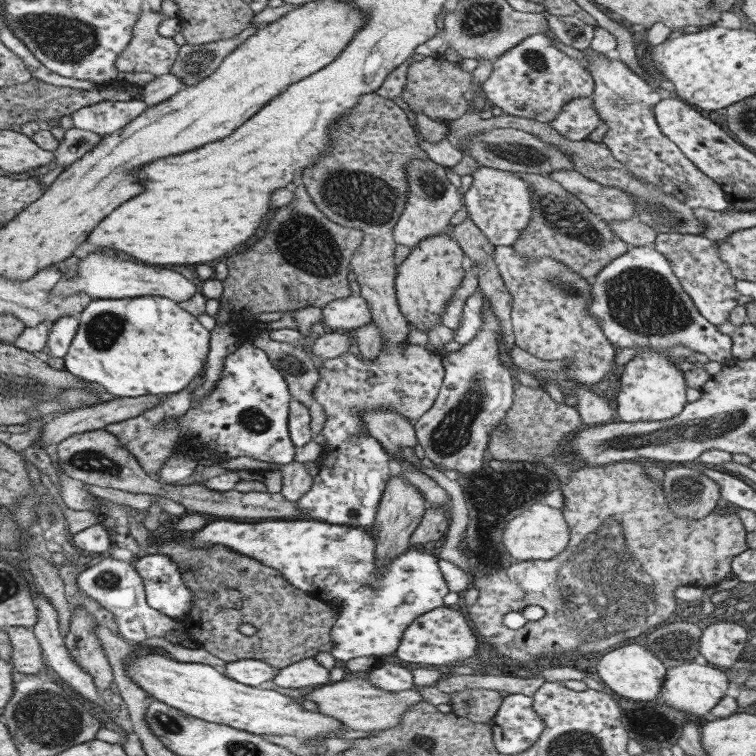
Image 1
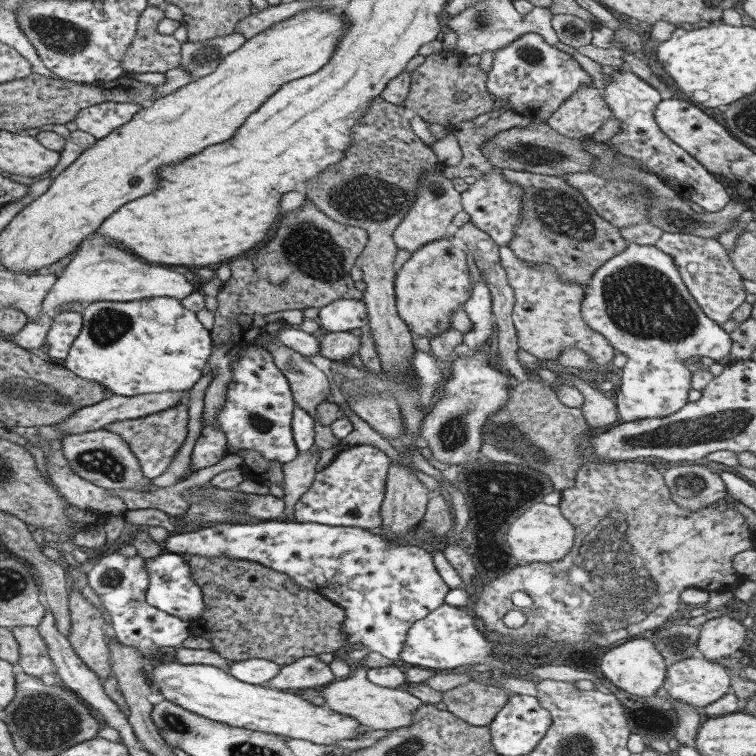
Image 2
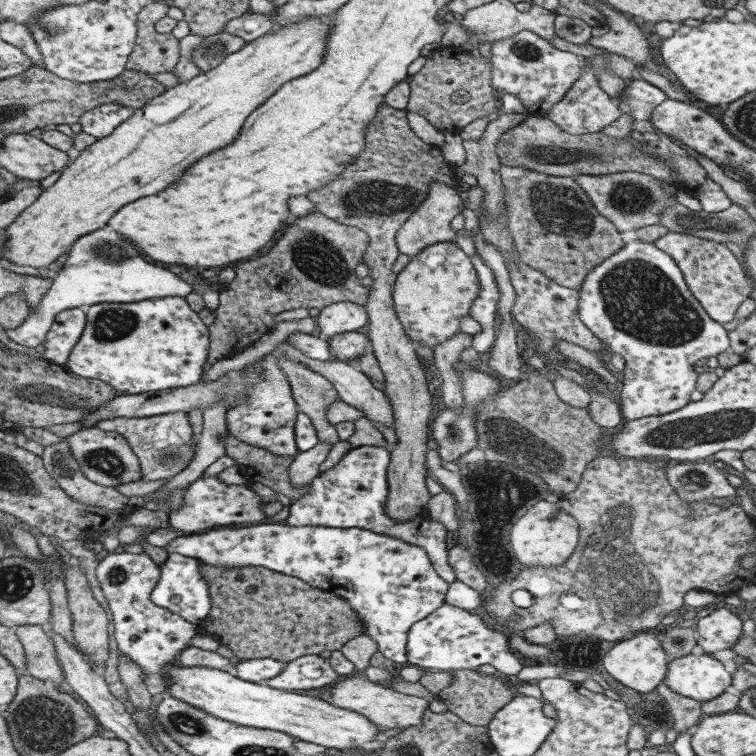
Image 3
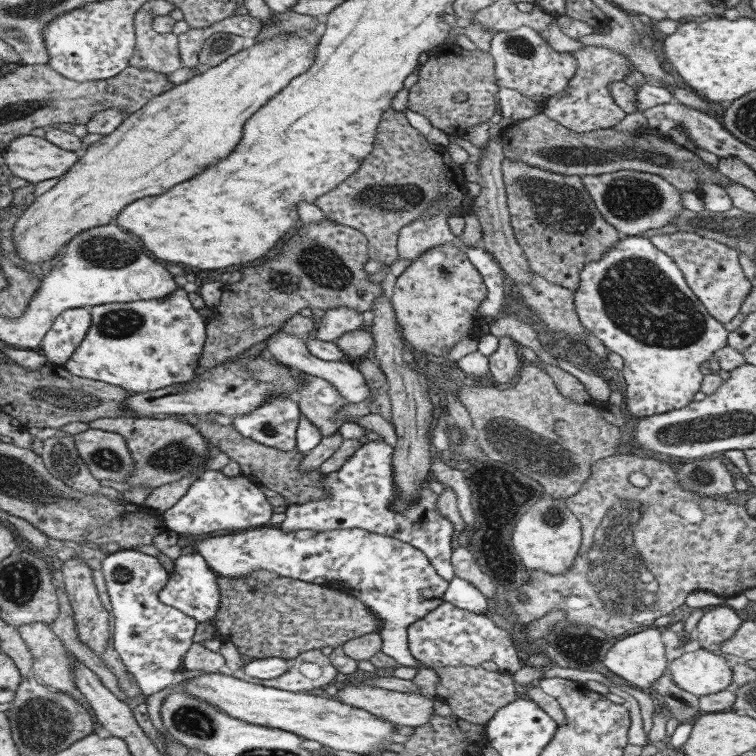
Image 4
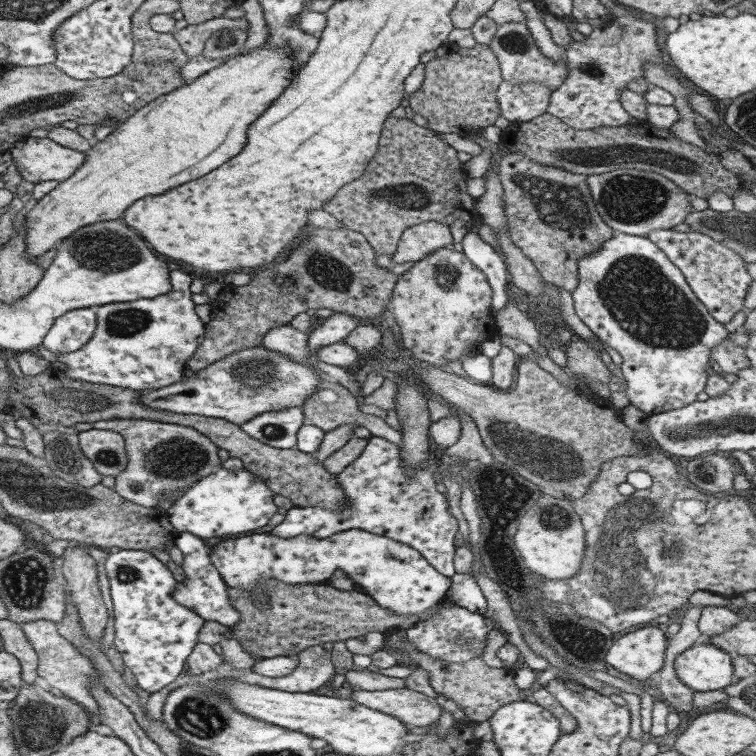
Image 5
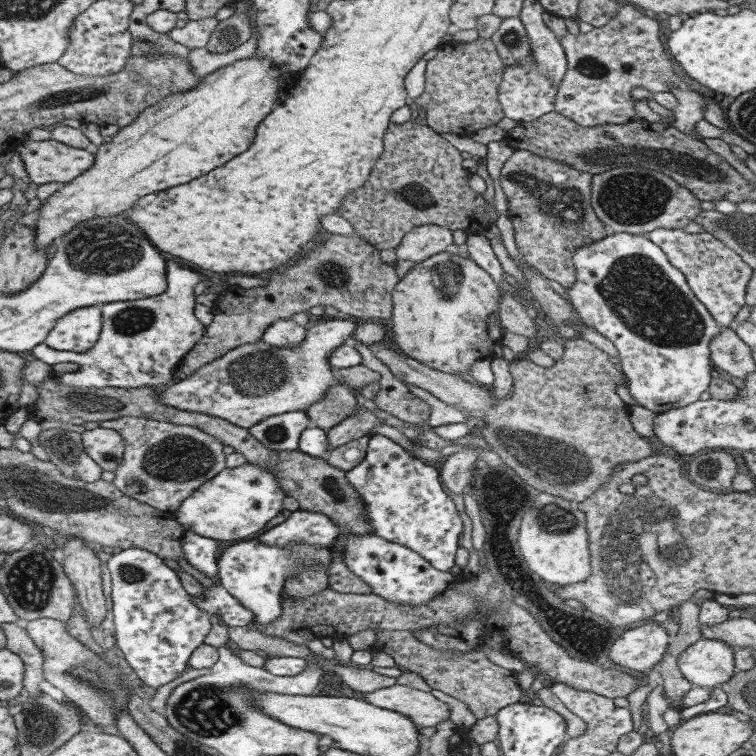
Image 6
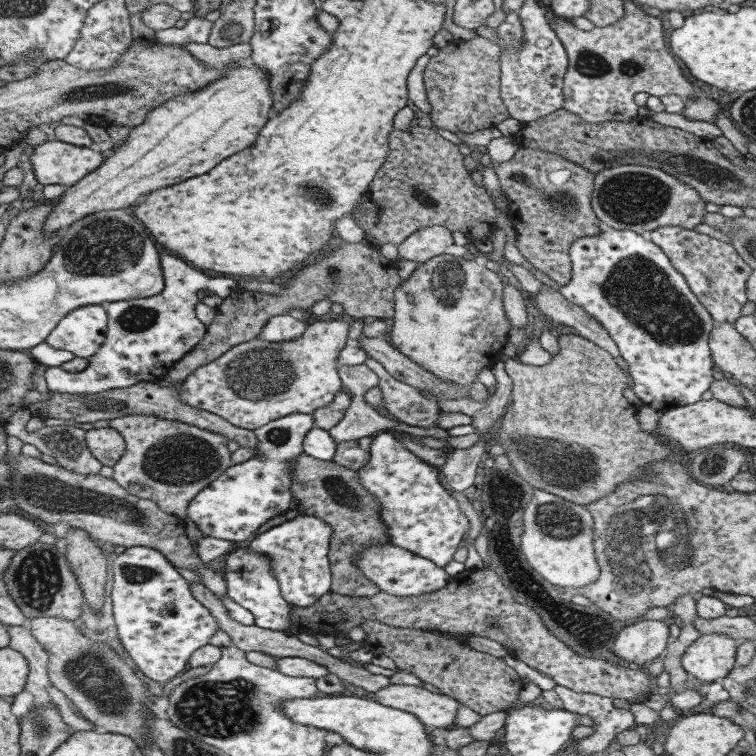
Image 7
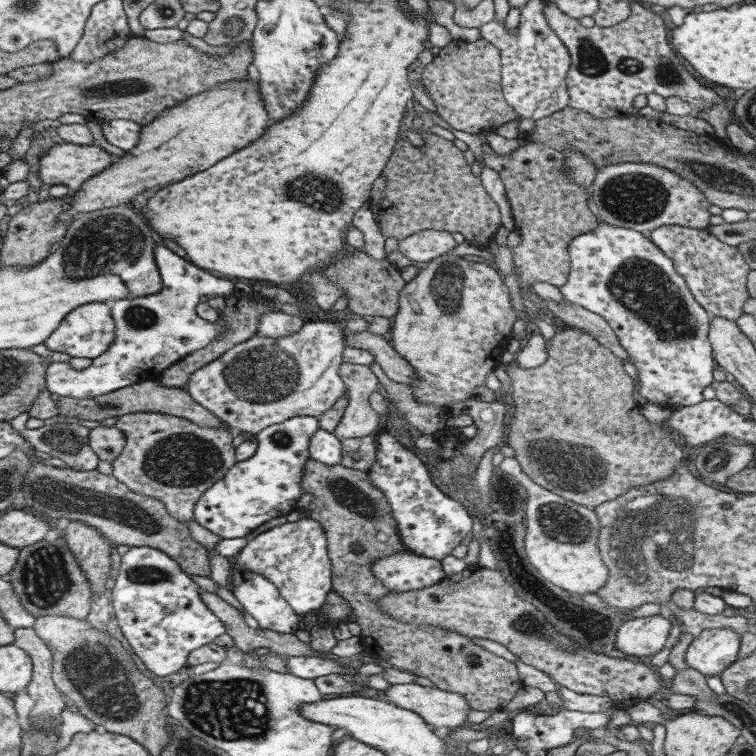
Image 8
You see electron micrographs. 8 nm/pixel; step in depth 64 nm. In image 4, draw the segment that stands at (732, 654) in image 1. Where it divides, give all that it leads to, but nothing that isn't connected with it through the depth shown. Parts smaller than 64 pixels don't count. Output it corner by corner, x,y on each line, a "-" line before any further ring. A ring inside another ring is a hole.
712,607
697,621
694,637
704,649
709,648
711,644
719,646
723,639
731,637
737,631
741,623
741,619
731,607

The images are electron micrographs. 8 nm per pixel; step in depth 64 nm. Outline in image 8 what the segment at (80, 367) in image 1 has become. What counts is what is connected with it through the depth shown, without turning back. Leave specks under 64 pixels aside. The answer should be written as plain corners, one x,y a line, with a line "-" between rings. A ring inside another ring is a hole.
160,241
153,248
153,259
162,281
161,290
142,298
107,302
116,336
108,349
91,359
91,364
85,369
66,369
69,358
67,354
50,352
42,343
29,348
49,361
45,370
45,386
49,393
71,398
95,398
119,387
138,383
141,379
154,380
159,378
169,365
187,357
193,350
205,348
208,343
219,338
224,330
223,321
219,318
214,322
203,320
195,314
195,306
199,304
201,296
231,294
234,280
211,276
205,270
169,252

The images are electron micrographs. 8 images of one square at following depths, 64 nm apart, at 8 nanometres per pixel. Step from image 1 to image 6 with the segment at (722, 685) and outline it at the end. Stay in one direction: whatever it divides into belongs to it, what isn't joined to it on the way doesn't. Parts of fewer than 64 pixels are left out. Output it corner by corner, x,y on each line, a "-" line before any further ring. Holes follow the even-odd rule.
697,639
677,656
677,667
693,687
719,687
734,674
734,649
719,639

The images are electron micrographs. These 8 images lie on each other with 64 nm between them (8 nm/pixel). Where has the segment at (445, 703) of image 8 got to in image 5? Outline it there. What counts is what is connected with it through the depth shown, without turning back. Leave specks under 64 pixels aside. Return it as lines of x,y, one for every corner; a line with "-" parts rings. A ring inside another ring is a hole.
406,688
389,690
355,690
350,699
370,710
377,710
397,718
404,725
427,727
441,716
442,708
434,700

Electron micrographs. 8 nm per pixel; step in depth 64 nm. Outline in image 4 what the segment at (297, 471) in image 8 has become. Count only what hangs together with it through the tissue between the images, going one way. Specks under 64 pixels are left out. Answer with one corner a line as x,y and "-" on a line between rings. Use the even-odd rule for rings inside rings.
277,394
263,400
257,410
235,416
230,422
239,434
260,445
291,451
295,448
295,432
300,415
293,397
-
207,470
191,482
186,493
162,514
165,526
181,535
207,536
269,525
273,507
257,484
240,474
228,478
218,470

